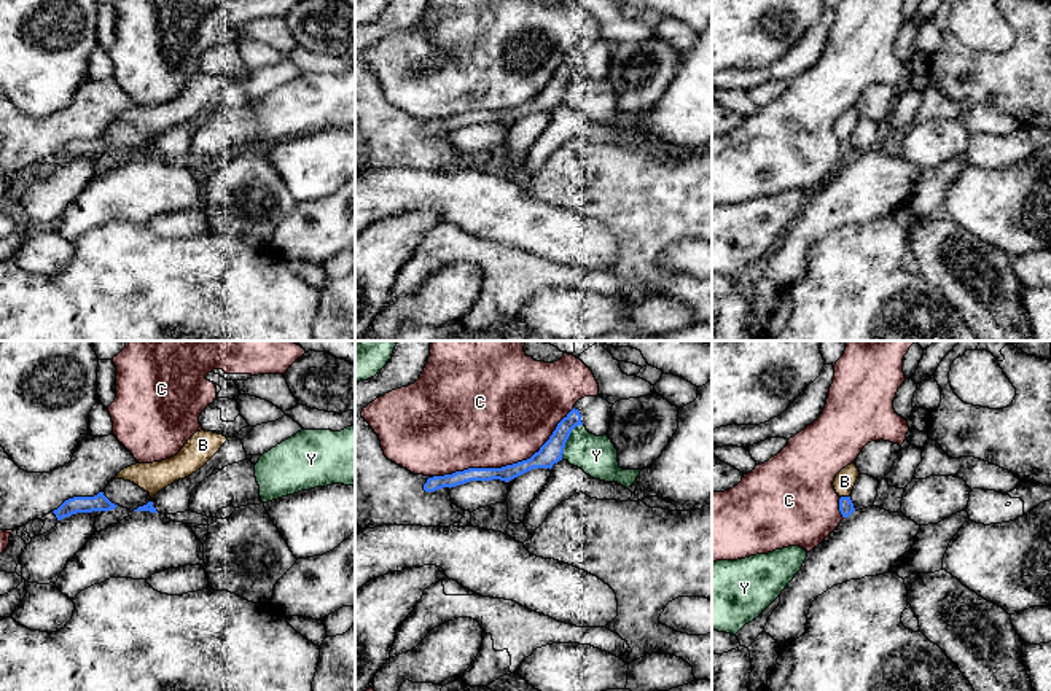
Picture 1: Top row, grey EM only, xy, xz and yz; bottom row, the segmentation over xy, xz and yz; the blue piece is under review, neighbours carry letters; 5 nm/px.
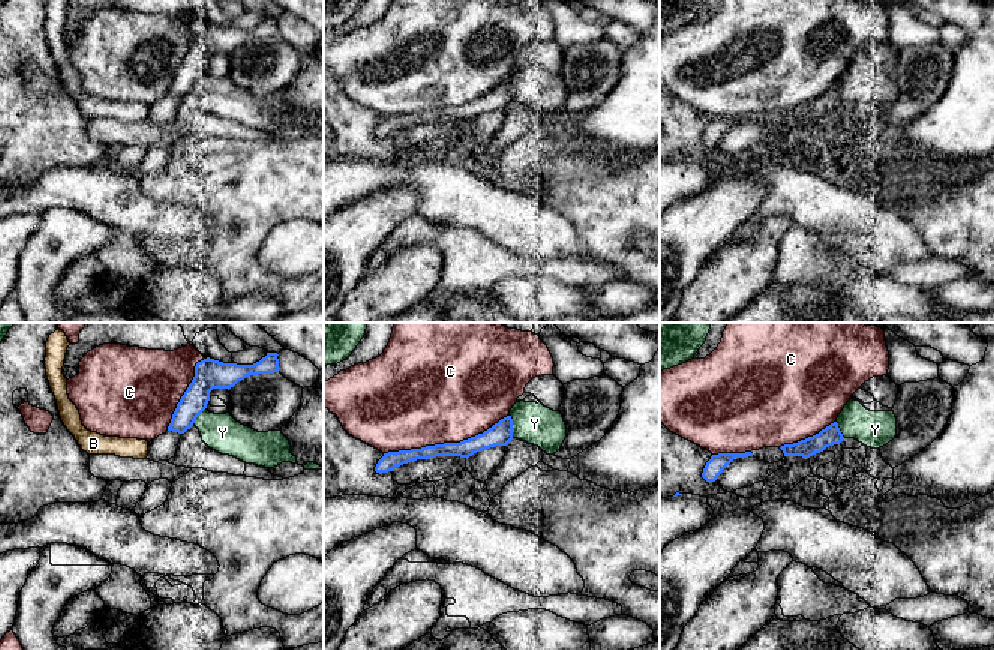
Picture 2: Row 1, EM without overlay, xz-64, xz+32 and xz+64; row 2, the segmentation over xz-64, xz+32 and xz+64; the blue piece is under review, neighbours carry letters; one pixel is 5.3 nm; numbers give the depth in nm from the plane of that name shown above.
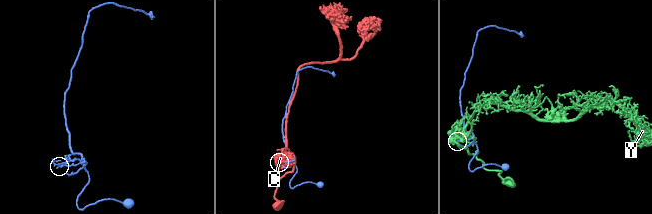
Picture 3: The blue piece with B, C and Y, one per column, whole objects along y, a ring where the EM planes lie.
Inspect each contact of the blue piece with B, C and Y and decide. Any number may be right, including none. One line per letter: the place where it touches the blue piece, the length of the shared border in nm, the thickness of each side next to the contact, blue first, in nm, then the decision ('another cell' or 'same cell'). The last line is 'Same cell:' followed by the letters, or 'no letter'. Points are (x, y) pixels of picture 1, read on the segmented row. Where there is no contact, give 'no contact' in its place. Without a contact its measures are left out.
B: yz (846, 497) | 50 nm | 80/110 nm | same cell
C: xz (507, 465) | 800 nm | 110/500 nm | another cell
Y: xz (567, 438) | 220 nm | 110/200 nm | another cell
Same cell: B

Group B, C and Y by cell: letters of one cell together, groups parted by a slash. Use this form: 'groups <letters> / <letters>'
groups B / C / Y

